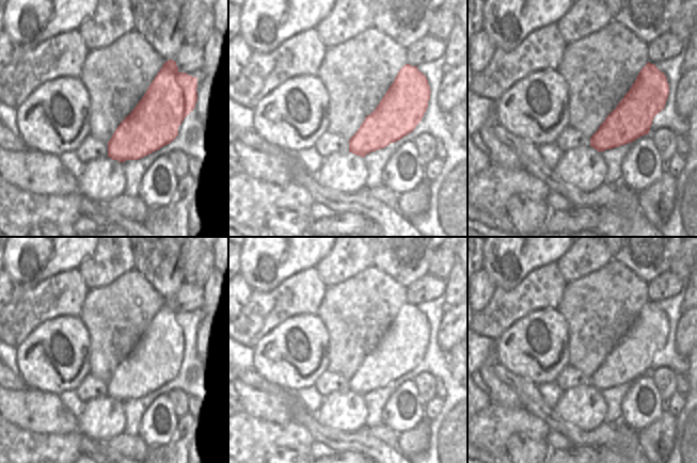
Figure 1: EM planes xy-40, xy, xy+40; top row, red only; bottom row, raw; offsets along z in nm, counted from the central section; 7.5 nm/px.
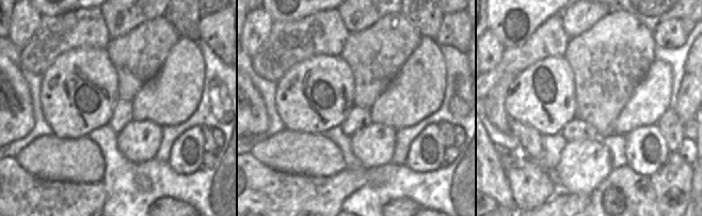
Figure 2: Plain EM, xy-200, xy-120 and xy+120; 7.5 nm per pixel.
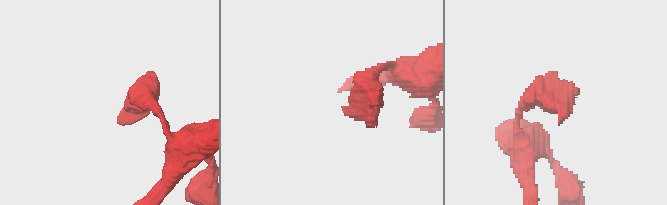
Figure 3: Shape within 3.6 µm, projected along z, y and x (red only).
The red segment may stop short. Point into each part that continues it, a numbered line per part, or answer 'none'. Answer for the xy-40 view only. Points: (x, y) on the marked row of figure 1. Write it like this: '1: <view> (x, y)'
none

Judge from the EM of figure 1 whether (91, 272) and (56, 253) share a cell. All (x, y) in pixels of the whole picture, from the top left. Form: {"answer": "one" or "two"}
{"answer": "two"}

